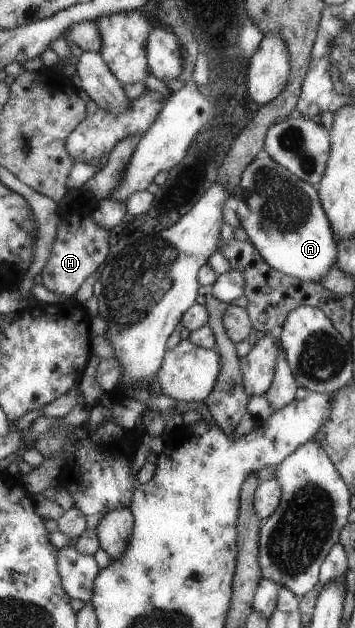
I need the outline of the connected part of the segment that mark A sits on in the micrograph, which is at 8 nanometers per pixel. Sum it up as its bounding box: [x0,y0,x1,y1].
[232,157,338,282]

